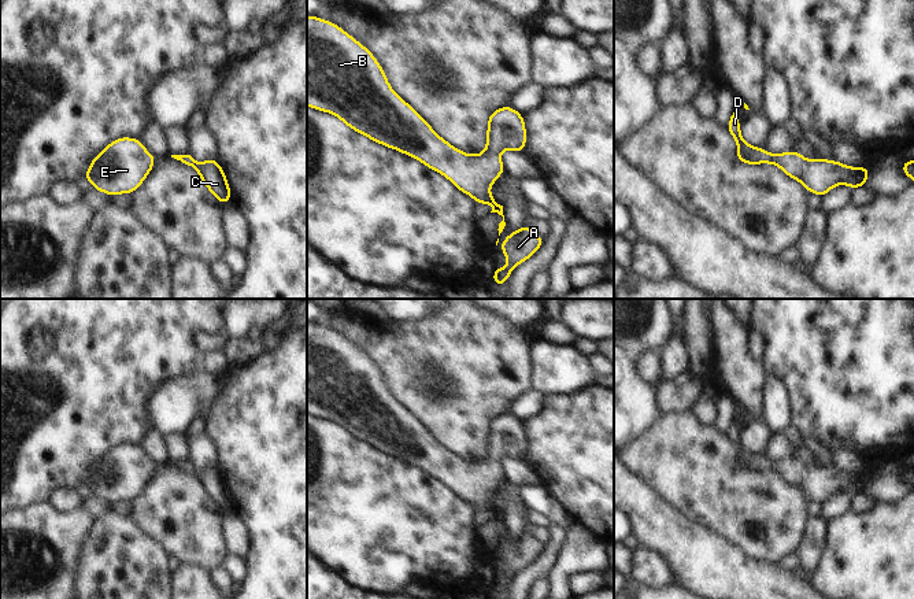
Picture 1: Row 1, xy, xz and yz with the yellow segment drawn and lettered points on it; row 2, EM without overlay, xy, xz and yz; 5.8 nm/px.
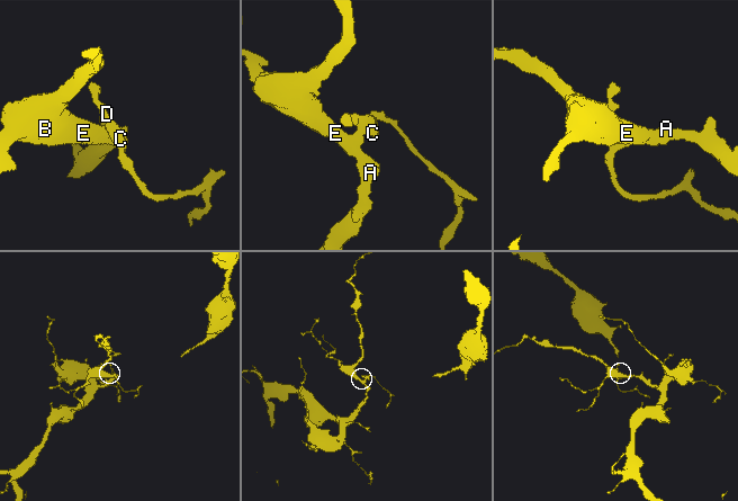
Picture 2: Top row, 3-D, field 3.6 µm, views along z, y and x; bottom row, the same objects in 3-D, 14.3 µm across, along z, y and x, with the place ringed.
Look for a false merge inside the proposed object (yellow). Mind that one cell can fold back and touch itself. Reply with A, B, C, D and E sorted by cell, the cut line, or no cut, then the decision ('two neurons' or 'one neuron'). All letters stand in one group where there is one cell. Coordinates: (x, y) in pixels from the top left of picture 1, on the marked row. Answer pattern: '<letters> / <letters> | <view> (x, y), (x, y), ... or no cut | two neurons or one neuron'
A B C D E | no cut | one neuron

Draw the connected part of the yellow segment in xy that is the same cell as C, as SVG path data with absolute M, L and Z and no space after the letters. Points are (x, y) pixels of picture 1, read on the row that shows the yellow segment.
M190 152L171 155L171 158L180 160L185 166L195 167L203 184L218 199L221 204L232 201L230 186L218 160L207 159L197 164Z

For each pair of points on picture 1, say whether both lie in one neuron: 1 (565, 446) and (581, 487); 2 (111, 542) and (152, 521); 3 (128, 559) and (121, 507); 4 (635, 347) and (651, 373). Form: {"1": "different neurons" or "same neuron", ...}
{"1": "same neuron", "2": "different neurons", "3": "different neurons", "4": "different neurons"}

